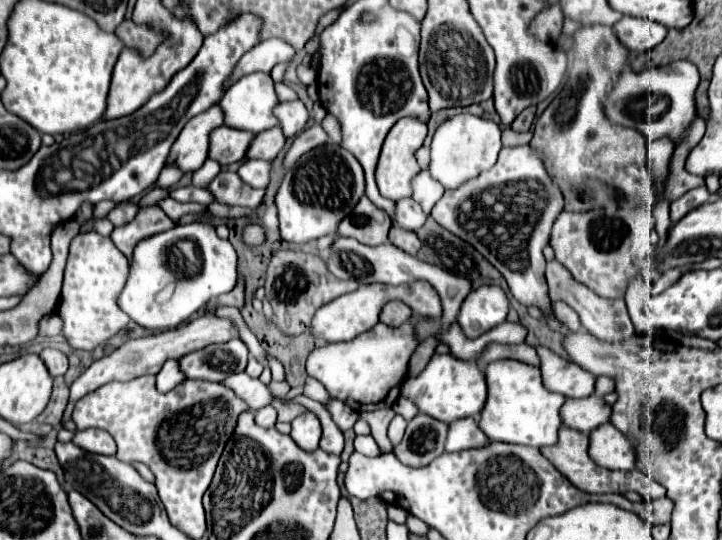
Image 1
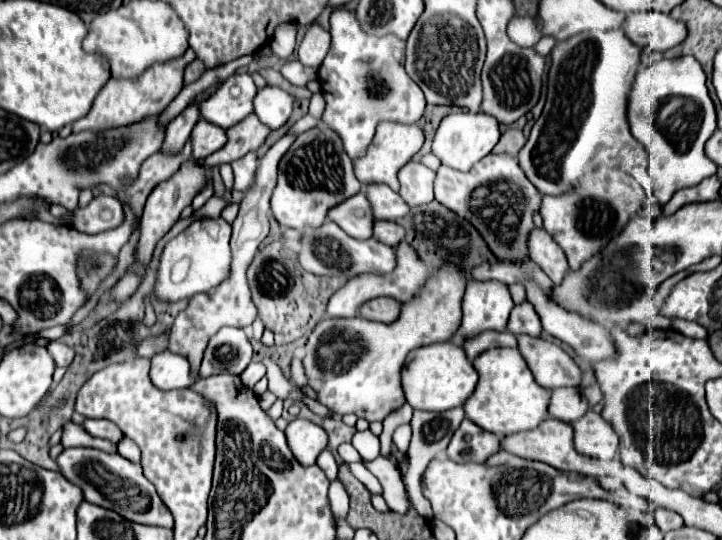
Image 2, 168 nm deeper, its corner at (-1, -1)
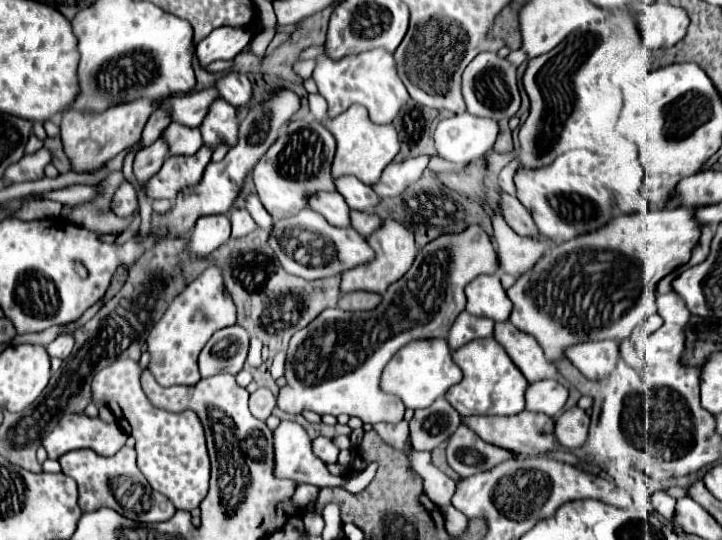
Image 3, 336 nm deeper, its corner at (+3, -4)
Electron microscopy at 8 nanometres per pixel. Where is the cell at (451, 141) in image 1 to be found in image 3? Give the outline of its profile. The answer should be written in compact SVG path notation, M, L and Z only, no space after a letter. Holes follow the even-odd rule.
M470 113L452 115L442 119L434 131L436 151L442 159L452 163L464 163L478 159L494 147L498 135L498 123L486 117L474 117Z

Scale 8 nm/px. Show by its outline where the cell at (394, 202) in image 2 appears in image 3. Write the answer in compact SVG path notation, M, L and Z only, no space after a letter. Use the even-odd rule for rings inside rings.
M338 177L338 179L334 179L334 187L344 197L346 205L350 209L366 211L366 209L372 209L380 201L380 197L374 195L370 185L358 181L354 177Z

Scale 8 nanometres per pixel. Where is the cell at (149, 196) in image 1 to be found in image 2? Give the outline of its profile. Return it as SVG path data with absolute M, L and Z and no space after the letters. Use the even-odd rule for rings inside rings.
M248 116L246 120L242 120L242 124L226 130L226 134L228 134L226 148L222 148L222 152L214 152L214 156L208 156L206 160L202 160L200 166L214 168L220 164L230 164L230 162L246 156L248 152L258 152L270 132L272 130L266 124L262 124L258 120L258 116Z

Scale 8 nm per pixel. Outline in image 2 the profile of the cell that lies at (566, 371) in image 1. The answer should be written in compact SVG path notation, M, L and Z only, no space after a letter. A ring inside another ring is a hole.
M518 336L518 350L528 362L536 382L548 390L580 388L582 370L554 342L530 336Z

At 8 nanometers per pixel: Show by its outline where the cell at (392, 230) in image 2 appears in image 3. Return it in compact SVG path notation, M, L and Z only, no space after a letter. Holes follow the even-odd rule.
M350 211L350 223L352 223L352 227L360 233L360 235L364 235L364 237L368 237L376 227L380 227L380 217L378 215L374 215L374 213L366 213L366 211Z

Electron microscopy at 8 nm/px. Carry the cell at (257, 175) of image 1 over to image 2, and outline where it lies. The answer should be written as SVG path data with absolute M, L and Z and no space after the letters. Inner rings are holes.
M246 154L242 160L236 160L232 164L234 170L234 188L238 192L246 192L252 188L254 178L256 178L256 168L258 168L258 158L256 154Z

